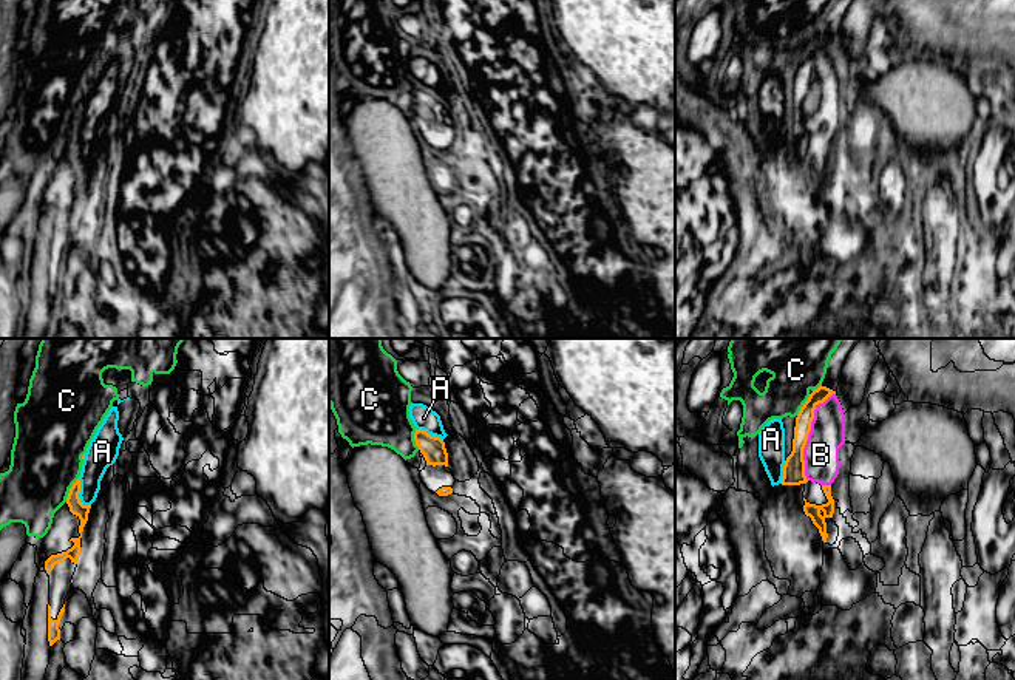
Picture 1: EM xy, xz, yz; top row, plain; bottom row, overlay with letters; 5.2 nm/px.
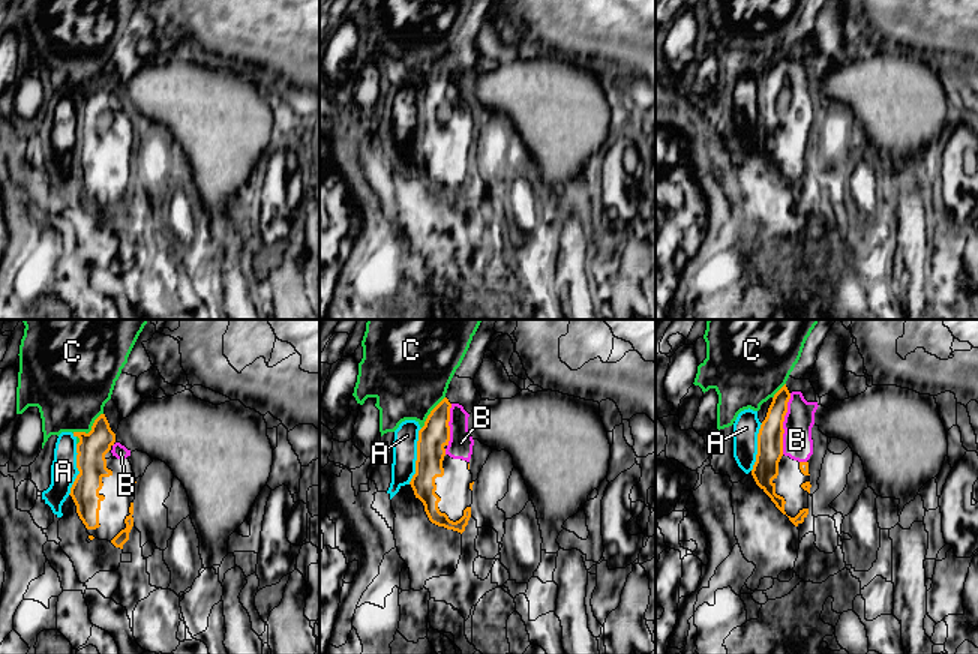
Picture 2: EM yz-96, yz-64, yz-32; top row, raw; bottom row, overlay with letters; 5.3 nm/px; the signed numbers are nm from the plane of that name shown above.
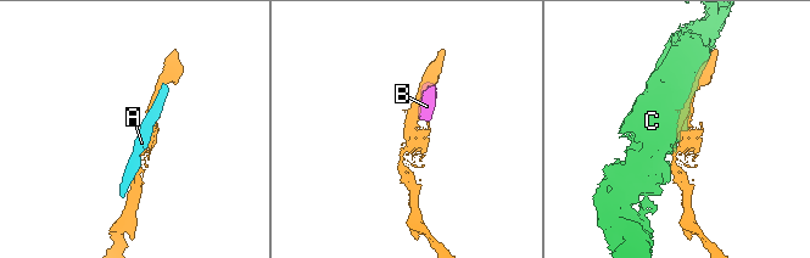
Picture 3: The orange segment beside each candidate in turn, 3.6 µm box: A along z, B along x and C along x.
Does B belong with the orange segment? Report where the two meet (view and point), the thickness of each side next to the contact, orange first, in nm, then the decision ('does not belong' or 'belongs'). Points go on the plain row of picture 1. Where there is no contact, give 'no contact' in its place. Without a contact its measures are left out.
yz (808, 87) | 110/190 nm | belongs

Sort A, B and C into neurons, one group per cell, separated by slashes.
A / B / C

